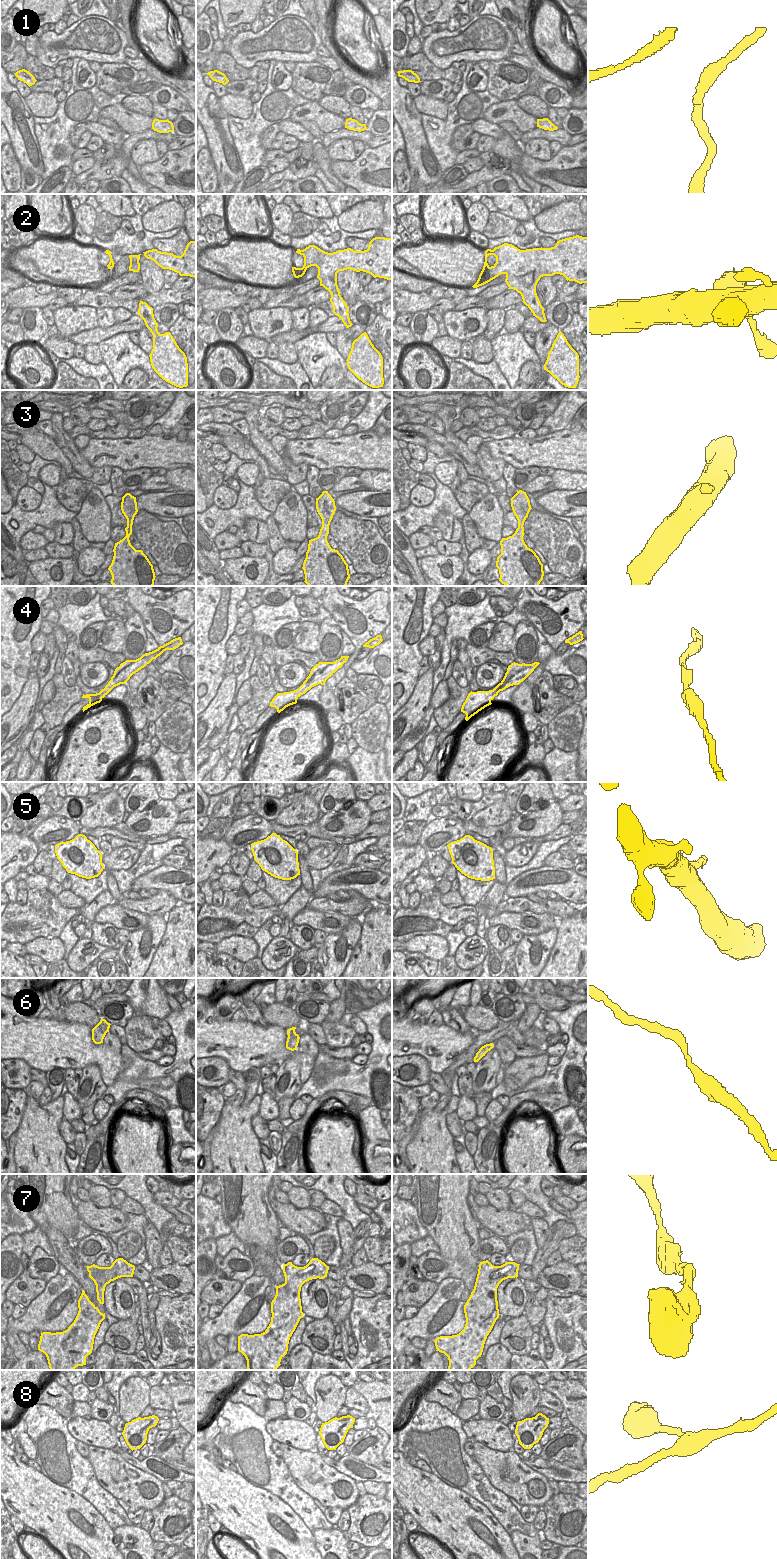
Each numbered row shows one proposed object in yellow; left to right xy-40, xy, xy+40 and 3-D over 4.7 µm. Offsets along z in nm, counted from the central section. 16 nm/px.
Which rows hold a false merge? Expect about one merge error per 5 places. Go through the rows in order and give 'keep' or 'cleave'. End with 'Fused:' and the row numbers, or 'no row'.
1: keep
2: keep
3: keep
4: keep
5: keep
6: keep
7: keep
8: keep
Fused: no row

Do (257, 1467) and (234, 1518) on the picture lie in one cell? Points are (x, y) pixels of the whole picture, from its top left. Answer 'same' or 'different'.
different

